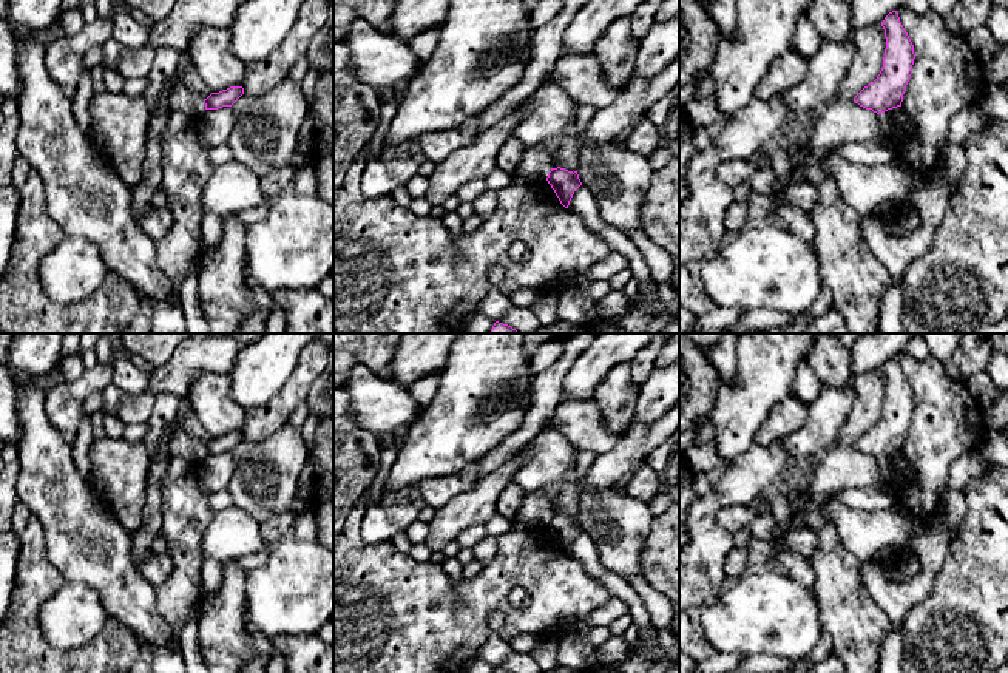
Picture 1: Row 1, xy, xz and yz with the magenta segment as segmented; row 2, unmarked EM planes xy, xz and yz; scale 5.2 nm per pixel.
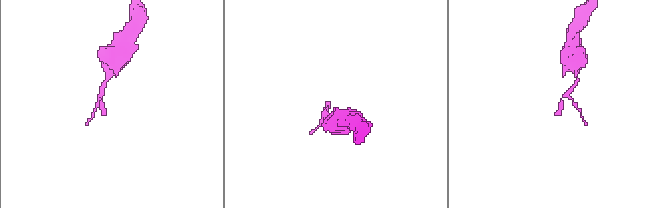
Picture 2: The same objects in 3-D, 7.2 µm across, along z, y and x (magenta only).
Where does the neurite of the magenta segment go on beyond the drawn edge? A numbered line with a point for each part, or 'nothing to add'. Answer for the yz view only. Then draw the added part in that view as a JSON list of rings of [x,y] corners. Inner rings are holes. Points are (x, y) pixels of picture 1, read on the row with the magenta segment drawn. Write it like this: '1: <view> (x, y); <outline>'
nothing to add

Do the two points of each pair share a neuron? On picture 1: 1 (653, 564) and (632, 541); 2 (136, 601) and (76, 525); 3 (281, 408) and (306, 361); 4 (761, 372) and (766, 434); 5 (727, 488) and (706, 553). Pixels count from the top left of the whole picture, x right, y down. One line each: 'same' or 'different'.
1: different
2: same
3: same
4: different
5: same

